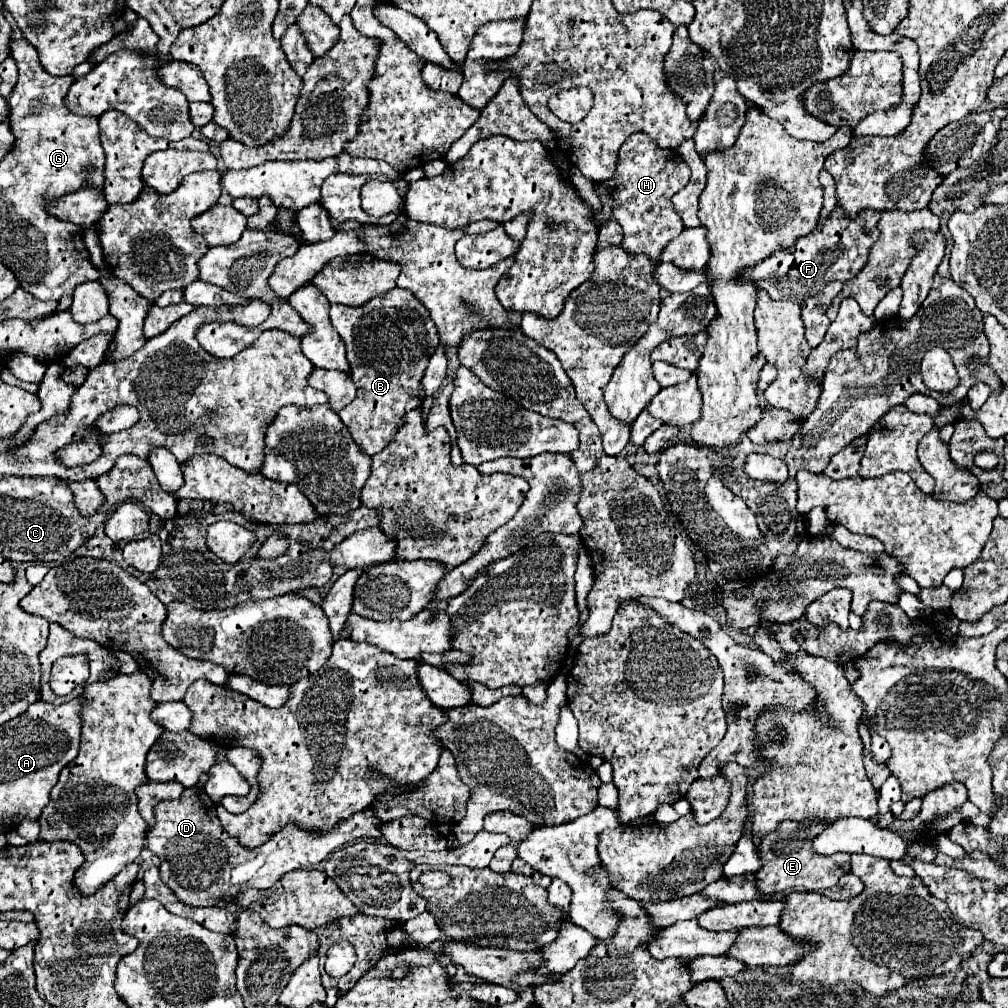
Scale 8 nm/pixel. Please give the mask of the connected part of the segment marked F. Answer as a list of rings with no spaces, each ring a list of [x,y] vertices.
[[[837,206],[824,221],[818,222],[817,228],[811,234],[799,238],[799,242],[791,250],[777,250],[777,254],[771,254],[771,258],[759,262],[759,266],[747,270],[745,278],[751,278],[775,300],[803,304],[807,298],[815,296],[827,282],[831,280],[847,282],[861,270],[861,266],[865,266],[867,250],[879,236],[877,232],[879,218],[881,212],[863,210],[857,218],[851,220]]]

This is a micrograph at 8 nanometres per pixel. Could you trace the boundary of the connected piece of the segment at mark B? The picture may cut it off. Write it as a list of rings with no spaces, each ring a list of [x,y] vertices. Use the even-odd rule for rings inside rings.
[[[393,288],[387,294],[375,296],[367,304],[357,306],[357,308],[343,306],[343,304],[331,304],[331,322],[335,330],[339,332],[341,340],[345,342],[347,360],[351,366],[349,376],[353,384],[357,386],[357,398],[339,412],[339,418],[349,428],[359,450],[363,454],[373,456],[389,444],[395,430],[401,426],[403,412],[419,406],[425,398],[419,382],[423,378],[423,372],[427,368],[431,354],[439,346],[435,322],[431,322],[427,308],[409,290],[403,290],[403,288]]]

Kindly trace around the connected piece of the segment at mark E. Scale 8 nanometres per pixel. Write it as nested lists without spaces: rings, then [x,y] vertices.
[[[783,822],[777,834],[769,834],[757,846],[761,868],[755,876],[755,890],[759,892],[781,892],[789,889],[795,891],[817,892],[833,888],[837,880],[850,872],[850,854],[833,855],[815,854],[811,850],[811,838],[823,830],[821,822]]]

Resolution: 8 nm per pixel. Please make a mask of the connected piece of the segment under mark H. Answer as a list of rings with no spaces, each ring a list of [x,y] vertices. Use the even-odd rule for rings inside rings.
[[[633,134],[619,148],[619,160],[615,174],[595,184],[595,192],[601,200],[601,210],[593,210],[591,220],[595,226],[617,222],[623,228],[621,248],[629,254],[645,254],[651,262],[657,262],[667,242],[683,232],[683,220],[673,208],[671,198],[689,182],[689,168],[675,150],[663,150],[651,142],[645,134]]]

